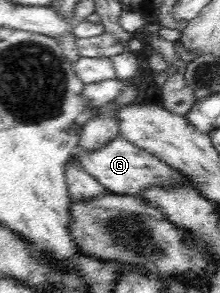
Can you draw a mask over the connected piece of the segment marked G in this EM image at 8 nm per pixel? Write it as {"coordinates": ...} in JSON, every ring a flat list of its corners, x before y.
{"coordinates":[[121,135,111,143,107,143,101,151,93,151,93,153,85,153,77,151,74,156,81,162,81,166,89,172,103,187,117,194,140,195,147,189,160,187,167,191,171,191,173,187,179,189,193,189,197,195,200,195,199,190,194,189,193,184,187,176,183,176,179,170,169,166,168,163,161,161,156,155,150,154,148,151,135,147,129,143]]}

